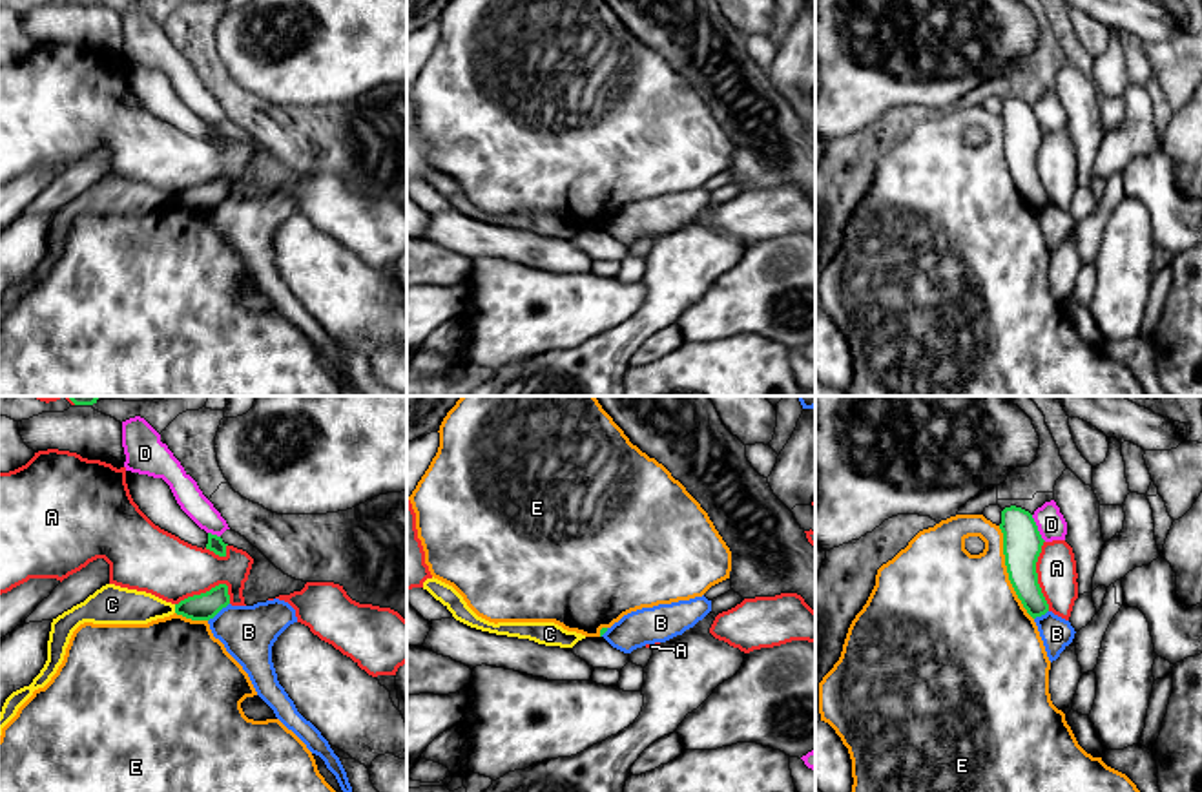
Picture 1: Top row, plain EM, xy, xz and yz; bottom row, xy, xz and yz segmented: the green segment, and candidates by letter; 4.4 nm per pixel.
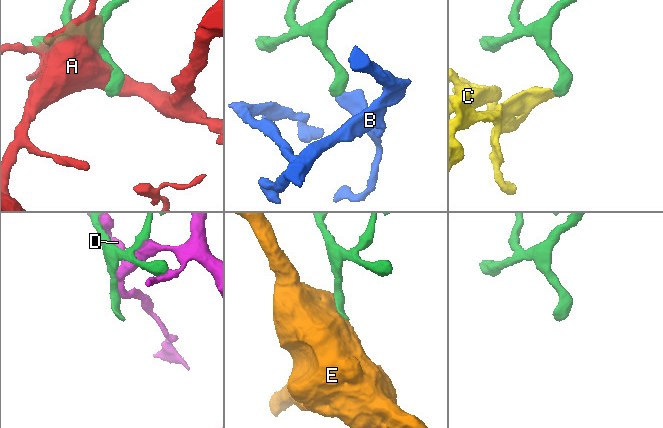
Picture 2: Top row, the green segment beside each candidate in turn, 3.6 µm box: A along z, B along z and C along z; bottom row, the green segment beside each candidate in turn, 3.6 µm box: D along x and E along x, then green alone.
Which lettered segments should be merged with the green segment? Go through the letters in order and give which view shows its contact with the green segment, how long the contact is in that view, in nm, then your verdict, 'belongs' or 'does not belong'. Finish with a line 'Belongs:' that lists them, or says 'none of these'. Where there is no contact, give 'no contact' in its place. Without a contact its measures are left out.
A: xy | 260 nm | does not belong
B: xy | 130 nm | does not belong
C: xy | 40 nm | does not belong
D: yz | 140 nm | does not belong
E: yz | 440 nm | does not belong
Belongs: none of these

